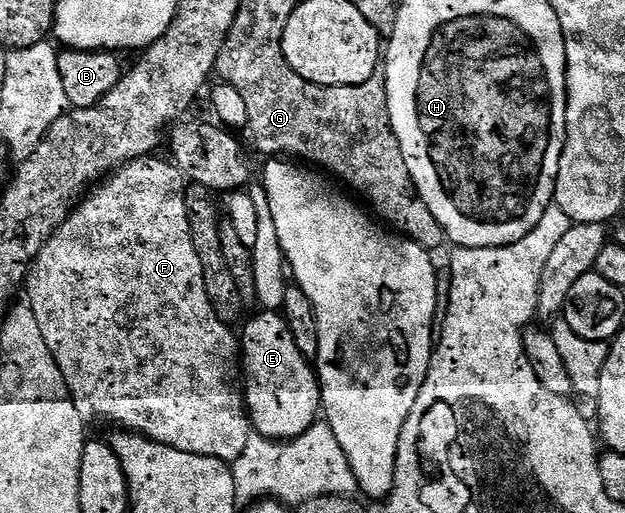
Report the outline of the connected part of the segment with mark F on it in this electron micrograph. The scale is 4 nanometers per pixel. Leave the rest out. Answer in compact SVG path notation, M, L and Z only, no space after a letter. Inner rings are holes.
M151 154L143 160L133 160L131 164L126 164L107 176L83 199L69 218L58 227L54 237L42 247L38 259L30 265L24 281L24 292L26 288L27 296L25 299L34 311L36 322L40 322L40 334L44 334L48 350L52 350L52 358L56 358L56 366L60 366L60 374L83 420L93 422L107 416L123 429L137 432L164 446L172 446L188 454L200 454L233 462L240 458L240 454L244 454L244 446L248 446L248 438L252 434L244 395L240 340L234 332L235 329L218 317L218 311L208 298L204 270L200 262L202 252L199 245L192 242L192 230L188 226L188 218L192 215L192 208L189 208L191 205L186 197L188 181L169 159L157 160L158 158L157 155Z

